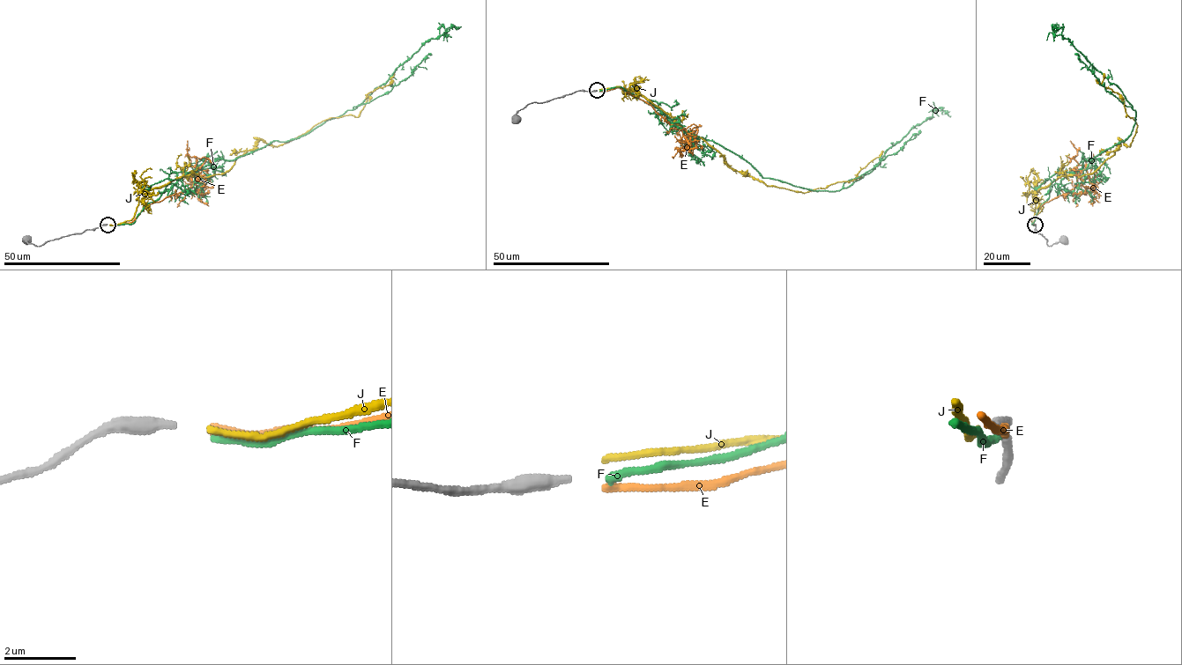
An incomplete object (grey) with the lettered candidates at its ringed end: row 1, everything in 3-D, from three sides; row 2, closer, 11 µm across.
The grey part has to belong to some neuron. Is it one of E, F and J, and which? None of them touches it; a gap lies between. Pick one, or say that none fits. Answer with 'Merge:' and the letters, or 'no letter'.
Merge: F

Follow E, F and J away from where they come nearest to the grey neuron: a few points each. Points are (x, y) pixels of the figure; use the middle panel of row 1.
E: (599, 91), (620, 88), (645, 101), (679, 129), (692, 152), (687, 144), (696, 127), (677, 132), (677, 125)
F: (599, 90), (621, 86), (692, 136), (741, 156), (763, 177), (814, 190), (850, 186), (935, 109), (951, 116)
J: (599, 90), (633, 90), (729, 166), (768, 186), (827, 188), (884, 159)

